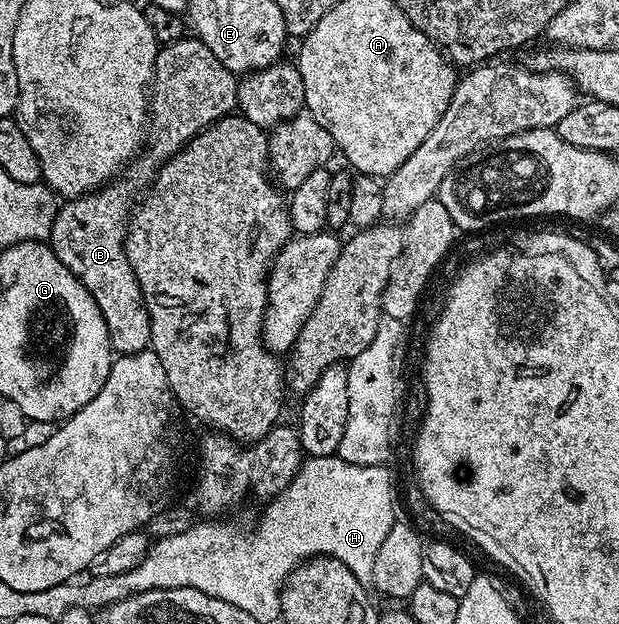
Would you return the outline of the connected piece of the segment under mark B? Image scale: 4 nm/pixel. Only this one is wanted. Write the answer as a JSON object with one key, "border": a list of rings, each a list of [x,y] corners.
{"border":[[[114,179],[87,196],[66,199],[57,209],[47,243],[99,306],[114,353],[135,354],[150,347],[151,322],[125,253],[125,230],[135,207],[135,196],[133,200],[128,182],[121,179]]]}

